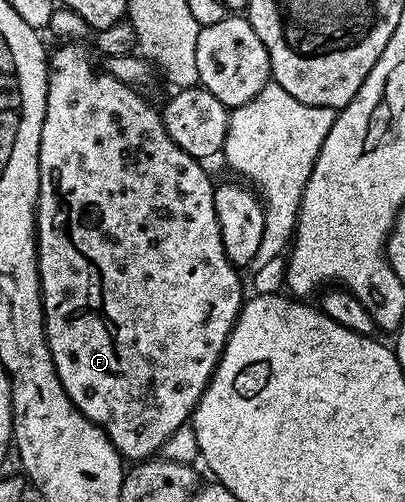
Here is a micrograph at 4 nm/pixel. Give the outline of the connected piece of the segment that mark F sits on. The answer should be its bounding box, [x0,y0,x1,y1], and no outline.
[35,42,245,462]

